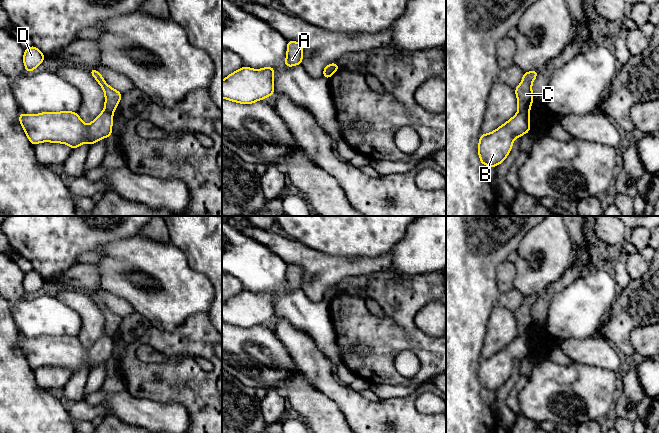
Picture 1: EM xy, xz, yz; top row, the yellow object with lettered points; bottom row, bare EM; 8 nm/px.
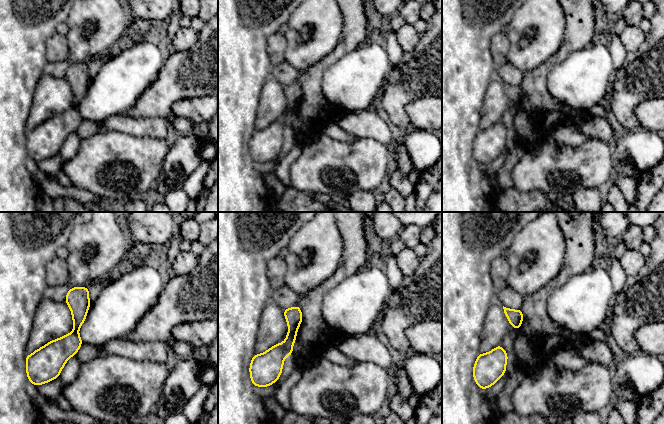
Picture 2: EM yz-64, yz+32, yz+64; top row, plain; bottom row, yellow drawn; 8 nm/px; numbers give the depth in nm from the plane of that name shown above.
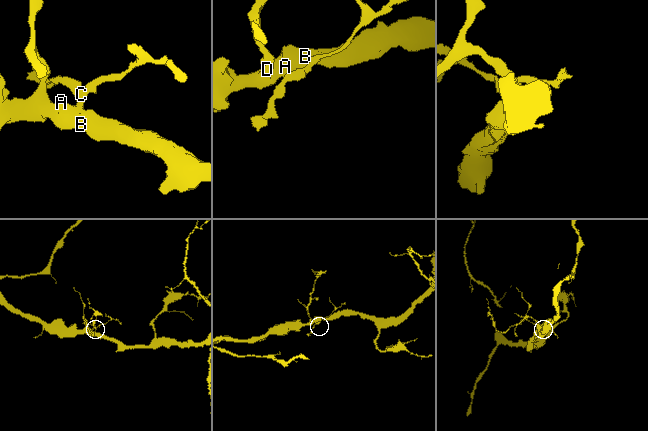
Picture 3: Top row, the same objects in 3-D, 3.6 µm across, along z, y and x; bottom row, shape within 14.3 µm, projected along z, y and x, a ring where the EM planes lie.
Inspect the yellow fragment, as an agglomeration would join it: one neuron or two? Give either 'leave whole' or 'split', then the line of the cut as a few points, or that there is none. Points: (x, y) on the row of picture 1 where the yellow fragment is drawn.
split | yz (529, 106), (524, 111), (518, 111)

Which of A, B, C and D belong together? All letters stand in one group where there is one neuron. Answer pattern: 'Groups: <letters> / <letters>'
Groups: A B D / C

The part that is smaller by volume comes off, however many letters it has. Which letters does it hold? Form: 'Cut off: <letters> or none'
Cut off: C

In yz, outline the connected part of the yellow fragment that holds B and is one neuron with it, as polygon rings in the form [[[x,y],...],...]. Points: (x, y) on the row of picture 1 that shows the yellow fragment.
[[[530,107],[525,112],[517,112],[506,123],[488,134],[481,134],[478,144],[478,155],[482,165],[496,167],[502,163],[509,155],[513,141],[530,131]]]

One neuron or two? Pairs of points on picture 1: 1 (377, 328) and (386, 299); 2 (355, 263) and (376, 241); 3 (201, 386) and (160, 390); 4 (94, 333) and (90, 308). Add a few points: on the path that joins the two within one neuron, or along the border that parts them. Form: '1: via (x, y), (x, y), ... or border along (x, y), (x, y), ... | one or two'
1: via (384, 321), (388, 317), (388, 306) | one
2: border along (381, 255), (376, 257), (338, 256) | two
3: via (191, 386), (170, 386) | one
4: via (92, 327), (90, 314) | one

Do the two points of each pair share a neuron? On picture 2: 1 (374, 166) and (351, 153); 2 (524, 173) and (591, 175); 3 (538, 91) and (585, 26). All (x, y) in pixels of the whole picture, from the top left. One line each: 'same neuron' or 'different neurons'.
1: same neuron
2: same neuron
3: same neuron

